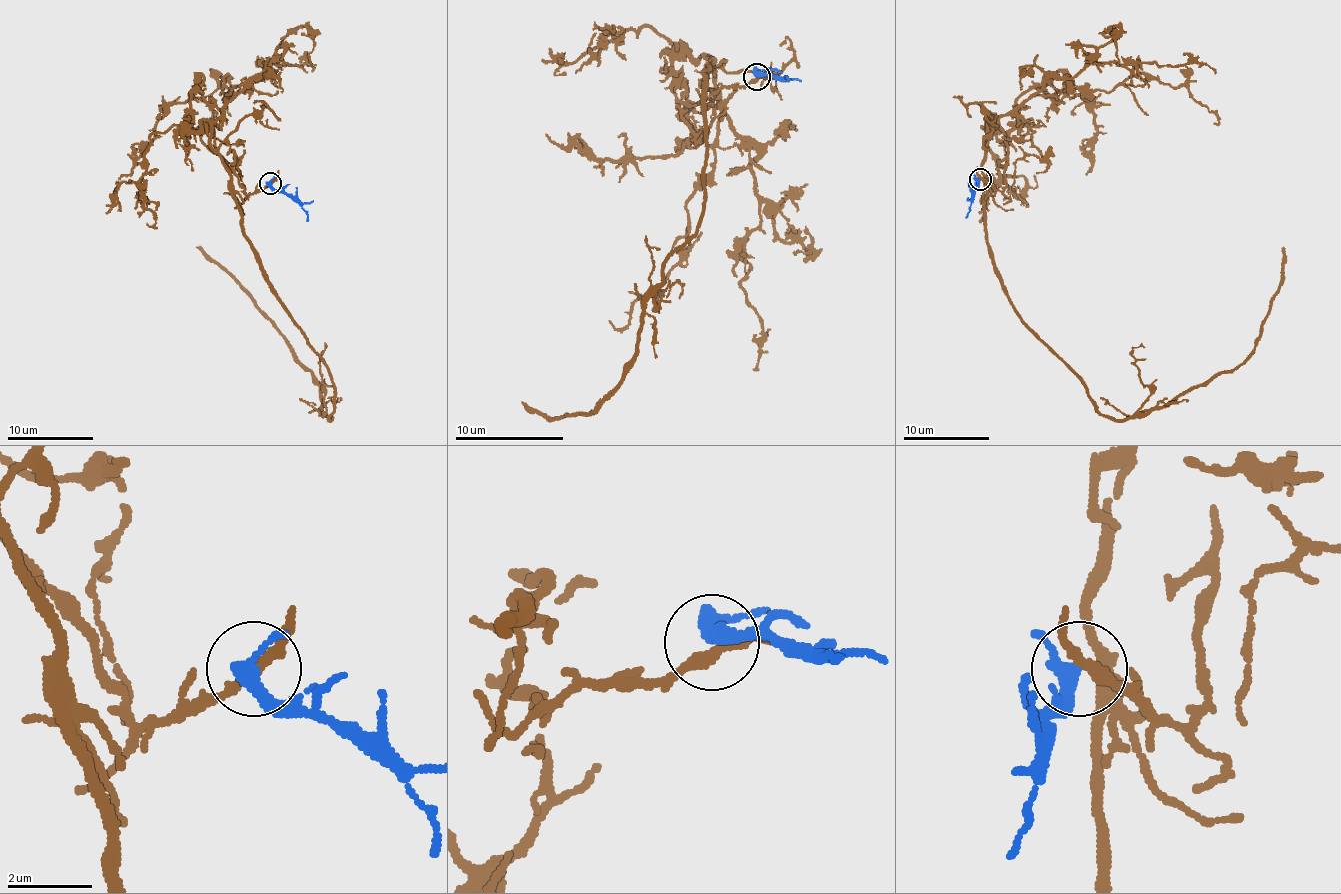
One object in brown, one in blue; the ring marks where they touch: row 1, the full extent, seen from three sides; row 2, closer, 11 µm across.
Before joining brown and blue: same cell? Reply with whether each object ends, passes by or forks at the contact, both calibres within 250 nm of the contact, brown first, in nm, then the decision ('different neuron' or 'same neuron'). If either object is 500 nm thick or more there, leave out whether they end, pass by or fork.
brown passes by; blue passes by; 260 nm thick on the brown side, 320 nm on the other; different neuron

